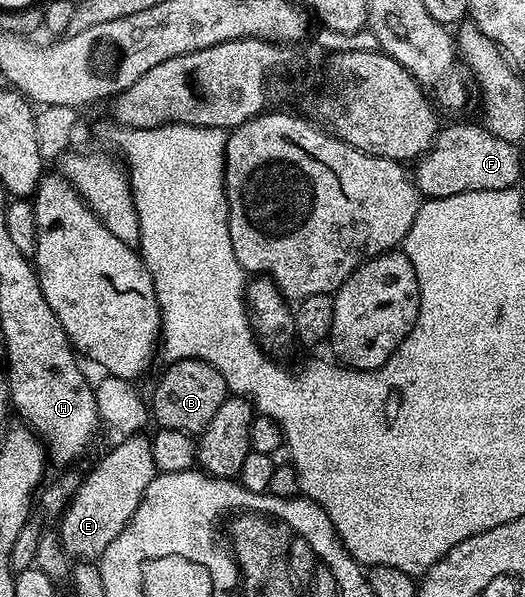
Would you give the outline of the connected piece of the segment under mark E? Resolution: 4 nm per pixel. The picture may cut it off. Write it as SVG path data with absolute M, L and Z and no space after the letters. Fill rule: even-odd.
M128 435L118 442L100 462L96 469L92 469L84 477L84 482L76 489L76 494L71 494L70 500L65 504L63 512L59 514L58 532L60 542L69 558L76 561L95 562L106 551L106 547L123 531L129 521L136 515L140 500L144 497L146 487L156 478L158 472L152 454L152 442L144 435Z

